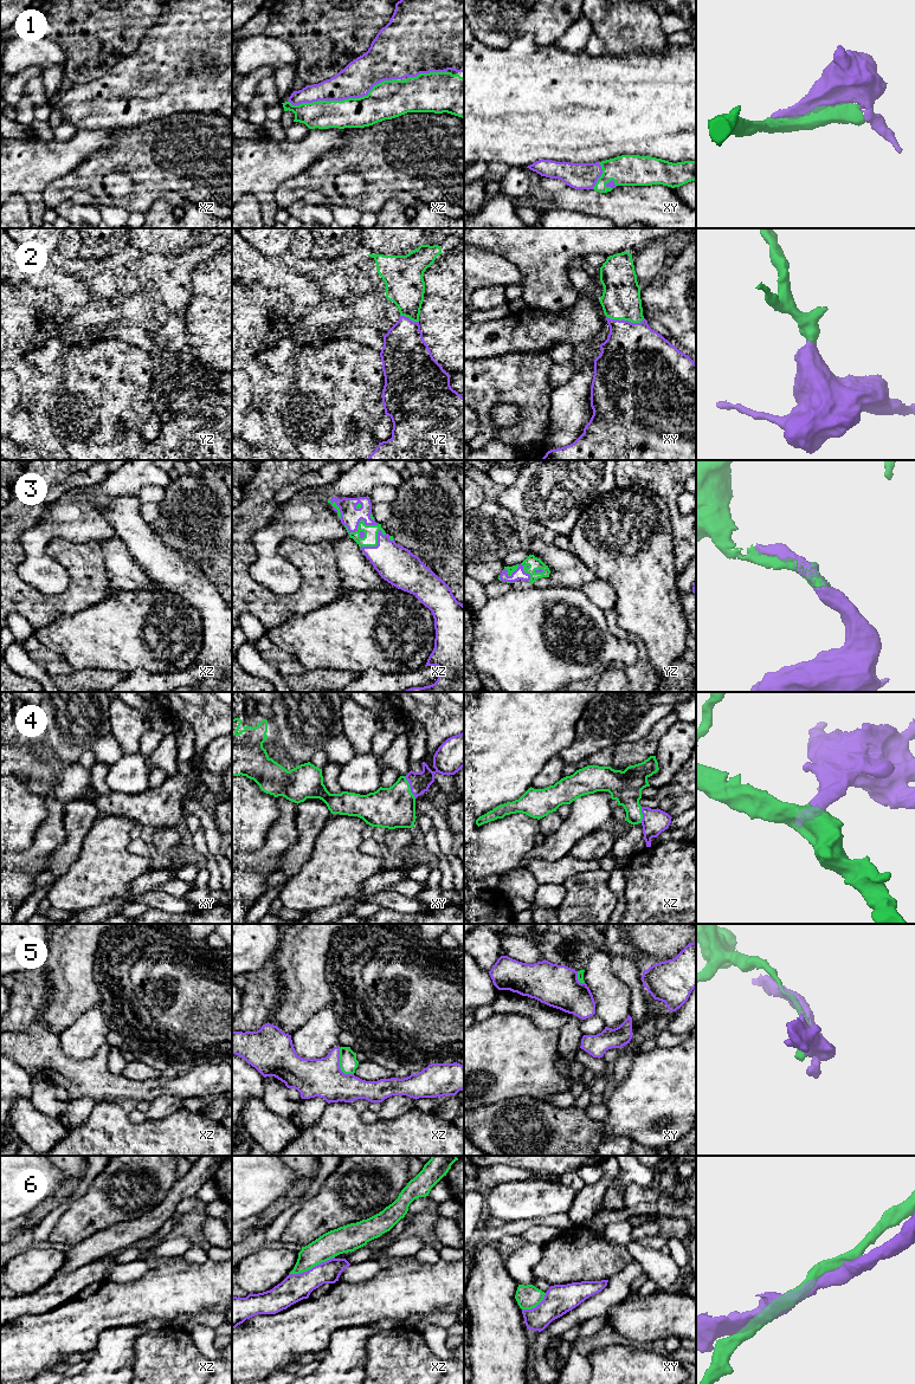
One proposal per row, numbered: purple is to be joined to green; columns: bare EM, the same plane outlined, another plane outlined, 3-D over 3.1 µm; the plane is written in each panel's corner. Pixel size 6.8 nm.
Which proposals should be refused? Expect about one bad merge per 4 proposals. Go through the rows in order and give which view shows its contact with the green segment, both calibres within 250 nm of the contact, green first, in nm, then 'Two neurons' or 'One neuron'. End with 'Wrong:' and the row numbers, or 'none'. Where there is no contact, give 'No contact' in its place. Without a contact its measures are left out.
1: Touches green in xz. Thickness 220 nm (green) against 240 nm. One neuron
2: Touches green in xy. Thickness 260 nm (green) against 440 nm. One neuron
3: Touches green in xz. Thickness 100 nm (green) against 140 nm. One neuron
4: Touches green in xy. Thickness 280 nm (green) against 140 nm. One neuron
5: Touches green in xz. Thickness 120 nm (green) against 260 nm. Two neurons
6: Touches green in xz. Thickness 170 nm (green) against 190 nm. Two neurons
Wrong: 5, 6

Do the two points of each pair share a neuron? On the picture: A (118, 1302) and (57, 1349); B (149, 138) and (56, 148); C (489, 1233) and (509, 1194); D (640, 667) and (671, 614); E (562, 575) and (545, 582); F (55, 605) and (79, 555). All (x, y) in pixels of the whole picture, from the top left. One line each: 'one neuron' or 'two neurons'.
A: one neuron
B: two neurons
C: two neurons
D: two neurons
E: two neurons
F: one neuron

